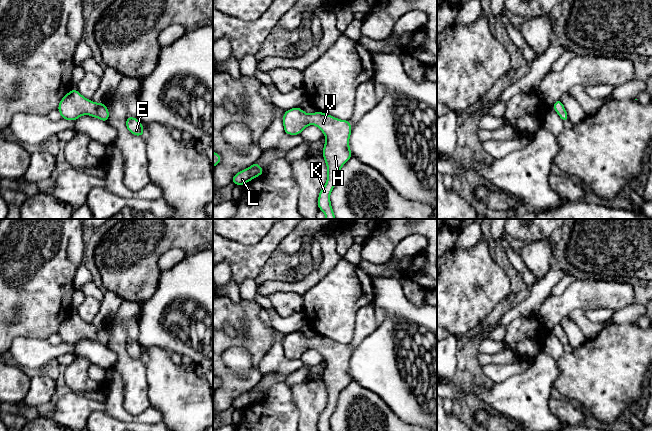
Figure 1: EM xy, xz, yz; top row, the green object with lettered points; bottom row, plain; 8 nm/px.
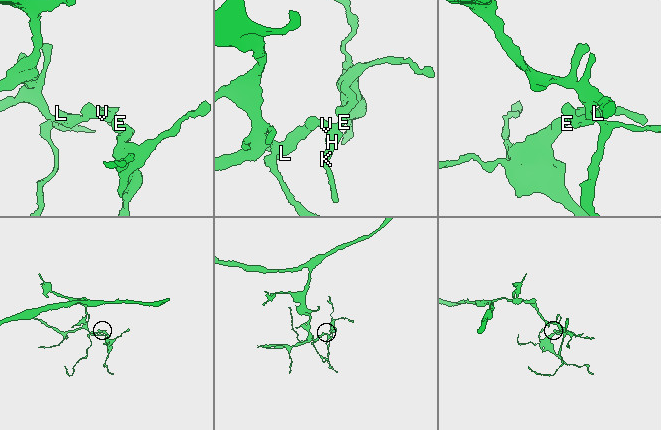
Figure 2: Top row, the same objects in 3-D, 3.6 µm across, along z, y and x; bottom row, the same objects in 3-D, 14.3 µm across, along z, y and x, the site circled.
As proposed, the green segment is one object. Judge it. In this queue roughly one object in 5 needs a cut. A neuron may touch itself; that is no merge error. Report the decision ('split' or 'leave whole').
leave whole

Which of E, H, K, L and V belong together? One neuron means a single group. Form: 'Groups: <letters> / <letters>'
Groups: E H K L V

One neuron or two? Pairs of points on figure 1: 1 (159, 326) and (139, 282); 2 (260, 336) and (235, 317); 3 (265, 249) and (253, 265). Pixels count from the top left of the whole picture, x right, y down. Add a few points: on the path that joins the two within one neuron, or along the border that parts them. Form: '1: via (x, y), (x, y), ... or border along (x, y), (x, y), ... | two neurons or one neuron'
1: border along (158, 279), (155, 291), (142, 303) | two neurons
2: via (256, 328), (255, 324), (247, 316), (243, 316) | one neuron
3: via (261, 253), (253, 261) | one neuron

